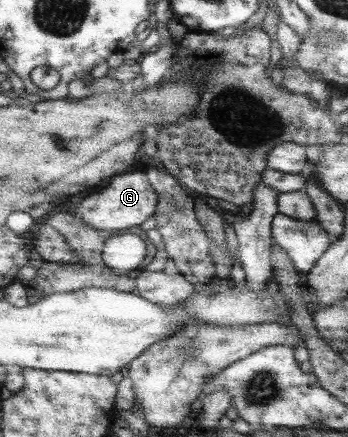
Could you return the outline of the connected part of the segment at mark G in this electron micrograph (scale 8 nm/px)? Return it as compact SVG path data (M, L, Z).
M141 171L125 172L121 176L112 178L109 185L98 193L85 195L85 198L76 200L72 210L87 226L111 232L111 230L127 230L133 226L140 227L146 224L155 214L159 200L159 194L149 182L148 174L143 174Z

